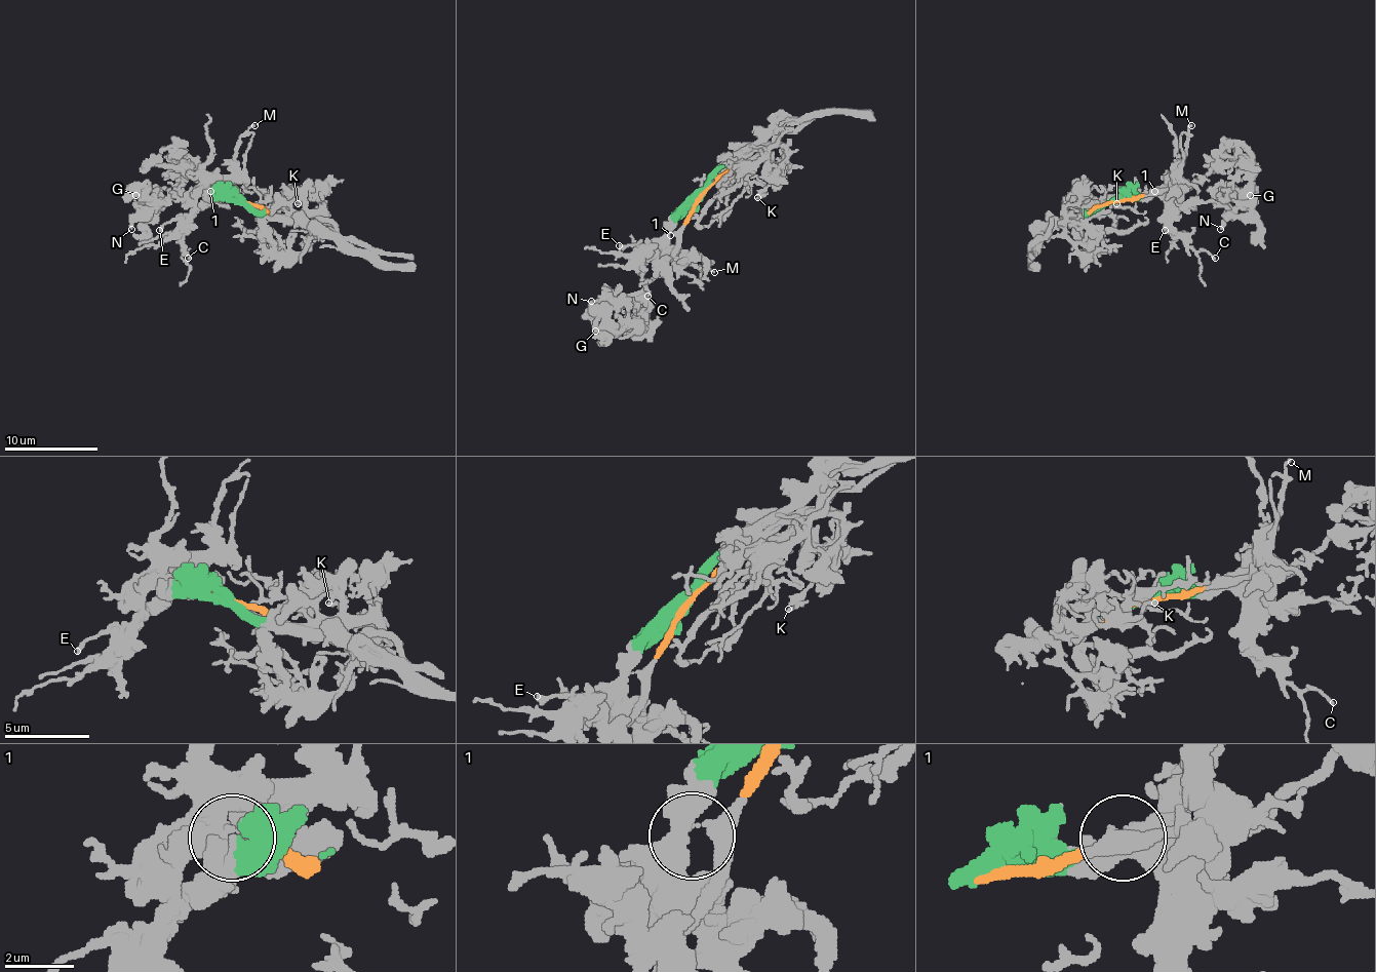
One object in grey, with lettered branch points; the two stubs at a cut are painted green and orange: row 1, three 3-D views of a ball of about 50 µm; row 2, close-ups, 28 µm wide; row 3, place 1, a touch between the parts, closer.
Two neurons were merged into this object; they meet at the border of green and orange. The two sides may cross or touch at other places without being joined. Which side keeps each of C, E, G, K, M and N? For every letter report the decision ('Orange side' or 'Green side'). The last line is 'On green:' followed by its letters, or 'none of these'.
C: Green side
E: Green side
G: Orange side
K: Orange side
M: Green side
N: Orange side
On green: C, E, M

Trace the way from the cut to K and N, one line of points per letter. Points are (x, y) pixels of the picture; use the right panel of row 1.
K: (1112, 202), (1089, 209), (1079, 193), (1083, 191), (1105, 214), (1117, 202)
N: (1112, 202), (1134, 200), (1150, 191), (1187, 191), (1218, 167), (1239, 193), (1239, 207), (1220, 228)

